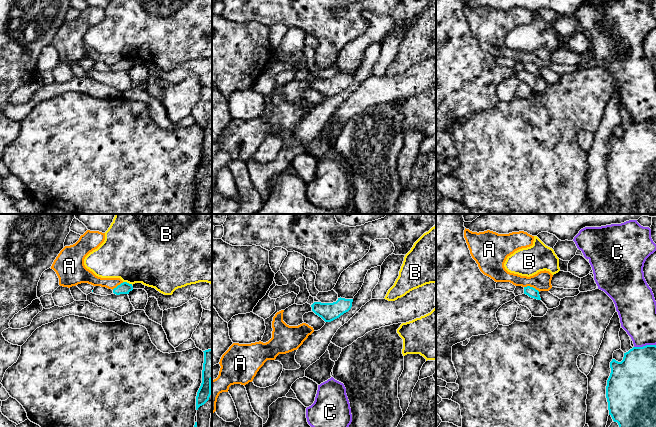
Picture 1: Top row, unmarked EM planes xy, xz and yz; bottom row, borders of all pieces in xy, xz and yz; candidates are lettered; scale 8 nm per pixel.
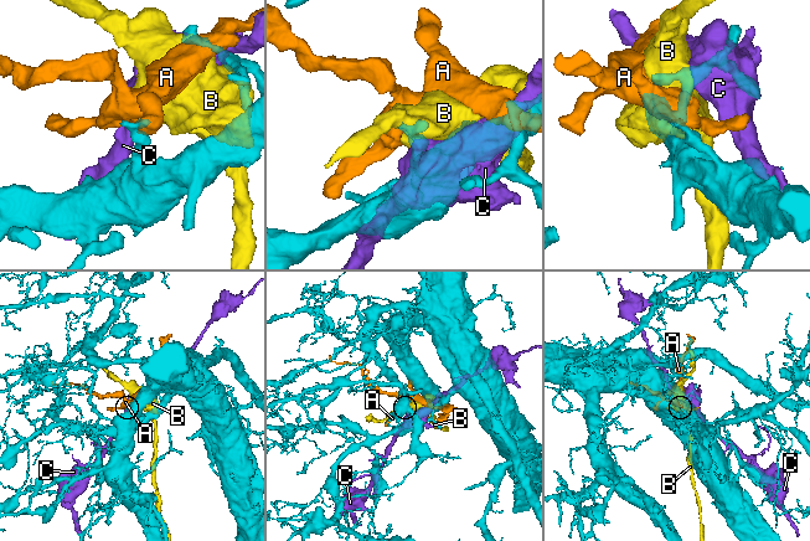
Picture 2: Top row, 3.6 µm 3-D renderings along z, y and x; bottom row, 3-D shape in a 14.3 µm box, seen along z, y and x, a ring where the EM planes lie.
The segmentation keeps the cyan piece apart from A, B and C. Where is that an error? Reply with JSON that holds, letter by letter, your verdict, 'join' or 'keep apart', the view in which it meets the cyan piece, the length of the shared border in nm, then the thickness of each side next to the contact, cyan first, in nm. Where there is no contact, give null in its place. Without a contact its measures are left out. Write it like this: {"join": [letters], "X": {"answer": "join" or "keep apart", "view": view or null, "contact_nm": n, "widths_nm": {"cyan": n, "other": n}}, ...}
{"join": [], "A": {"answer": "keep apart", "view": "yz", "contact_nm": 130, "widths_nm": {"cyan": 80, "other": 150}}, "B": {"answer": "keep apart", "view": "xy", "contact_nm": 80, "widths_nm": {"cyan": 100, "other": 480}}, "C": {"answer": "keep apart", "view": "yz", "contact_nm": 180, "widths_nm": {"cyan": 320, "other": 280}}}

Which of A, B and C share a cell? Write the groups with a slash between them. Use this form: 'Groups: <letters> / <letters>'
Groups: A / B / C

